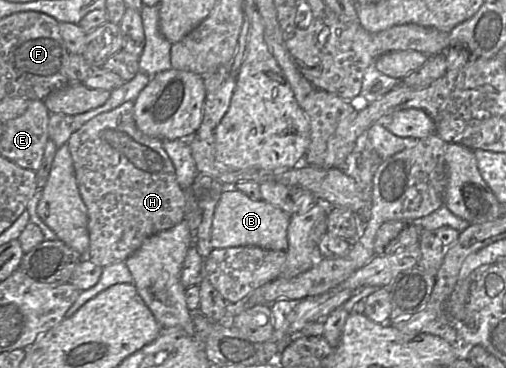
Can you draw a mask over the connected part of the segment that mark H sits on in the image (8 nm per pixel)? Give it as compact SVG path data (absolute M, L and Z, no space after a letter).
M134 102L103 112L80 129L68 142L80 196L87 208L89 247L86 257L101 267L124 262L150 236L170 229L184 219L186 191L179 185L174 165L162 148L162 141L138 129L134 120Z

